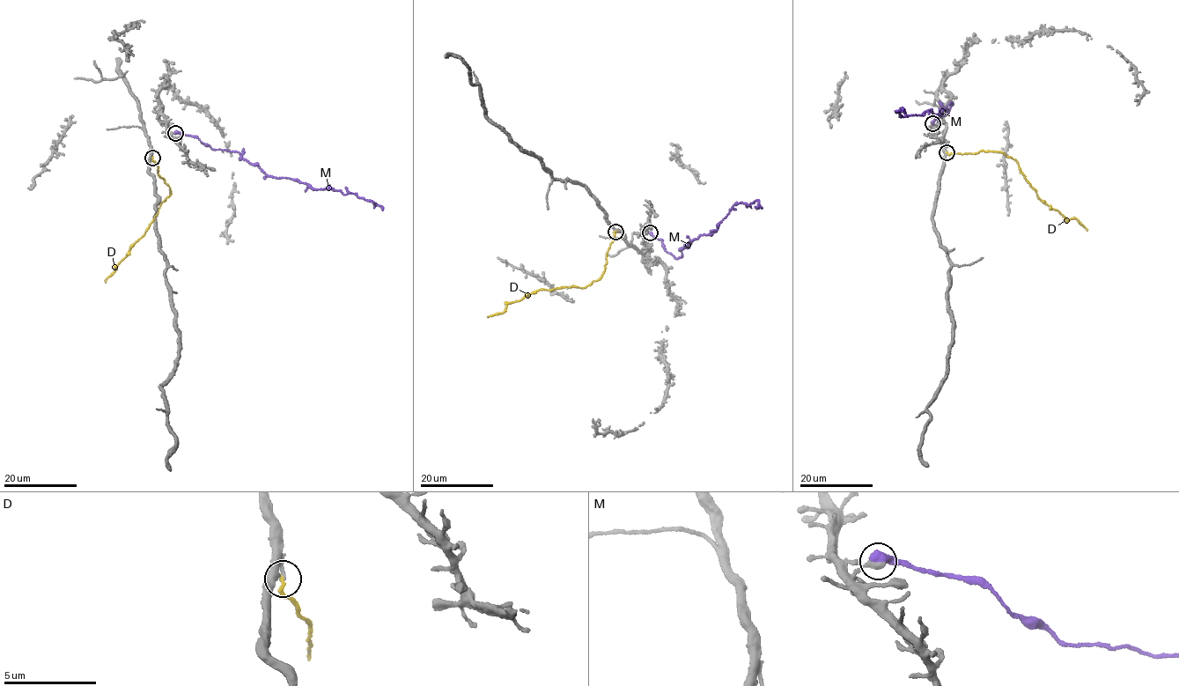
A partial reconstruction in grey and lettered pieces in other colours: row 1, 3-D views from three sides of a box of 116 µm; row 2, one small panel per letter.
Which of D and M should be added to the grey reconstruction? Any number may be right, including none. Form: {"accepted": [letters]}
{"accepted": ["D"]}

